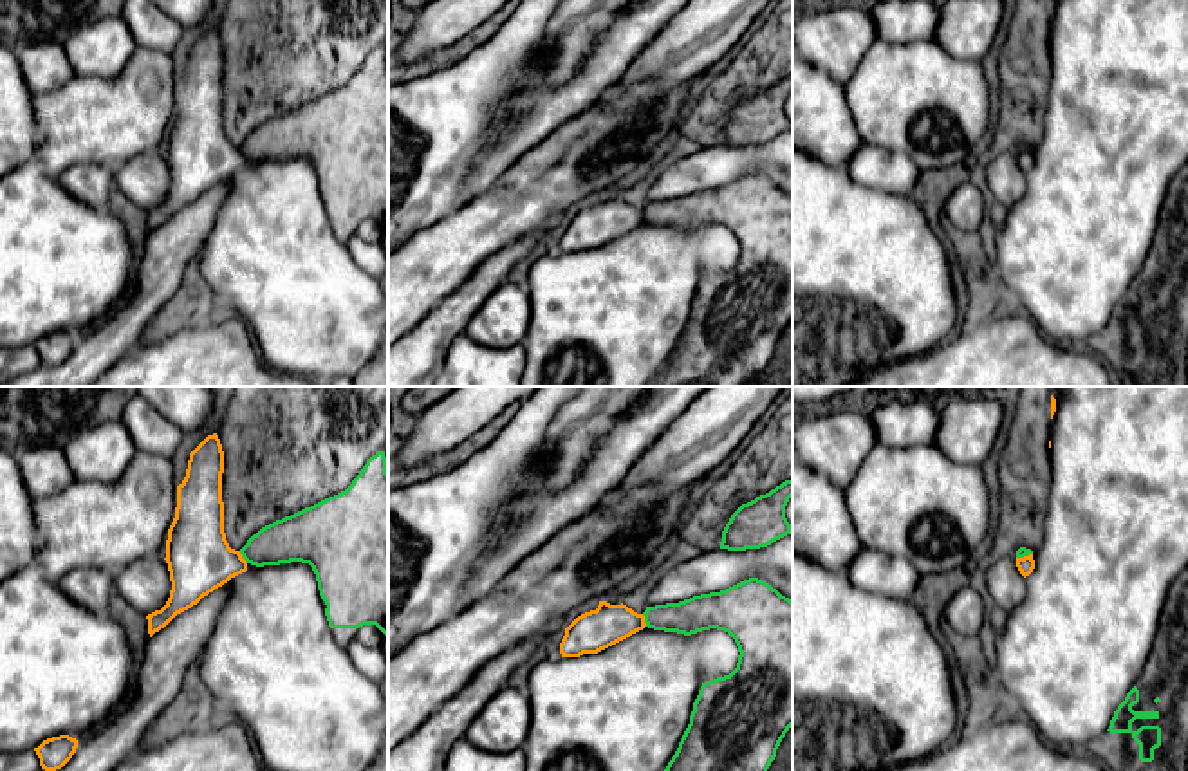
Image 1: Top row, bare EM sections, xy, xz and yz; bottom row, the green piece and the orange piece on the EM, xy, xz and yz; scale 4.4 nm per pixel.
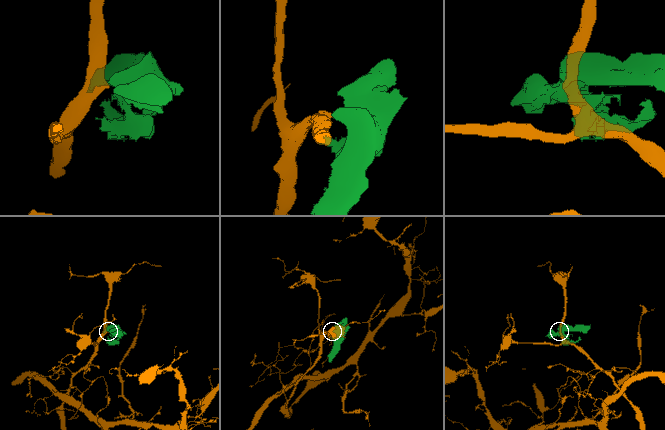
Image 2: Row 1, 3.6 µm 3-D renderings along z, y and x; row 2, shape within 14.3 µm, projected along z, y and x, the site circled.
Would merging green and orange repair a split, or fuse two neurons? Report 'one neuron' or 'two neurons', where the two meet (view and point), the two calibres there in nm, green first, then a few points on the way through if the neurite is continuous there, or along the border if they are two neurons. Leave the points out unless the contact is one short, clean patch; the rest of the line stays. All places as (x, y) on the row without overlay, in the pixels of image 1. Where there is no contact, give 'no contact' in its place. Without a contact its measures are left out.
two neurons | xy (242, 152) | 200/300 nm | along xy (239, 147), (248, 157)

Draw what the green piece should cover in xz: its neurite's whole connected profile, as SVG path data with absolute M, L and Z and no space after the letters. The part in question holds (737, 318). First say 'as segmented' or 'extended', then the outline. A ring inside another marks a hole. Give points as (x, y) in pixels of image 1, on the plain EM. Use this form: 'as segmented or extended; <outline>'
as segmented; M749 173L720 188L646 202L643 211L646 222L654 226L684 231L710 224L724 226L740 247L737 264L729 271L702 278L679 343L650 386L747 386L756 383L793 321L793 197L769 179Z

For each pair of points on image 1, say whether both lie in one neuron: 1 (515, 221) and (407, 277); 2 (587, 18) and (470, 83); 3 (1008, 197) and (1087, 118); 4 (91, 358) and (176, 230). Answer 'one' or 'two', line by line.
1: one
2: two
3: two
4: one

